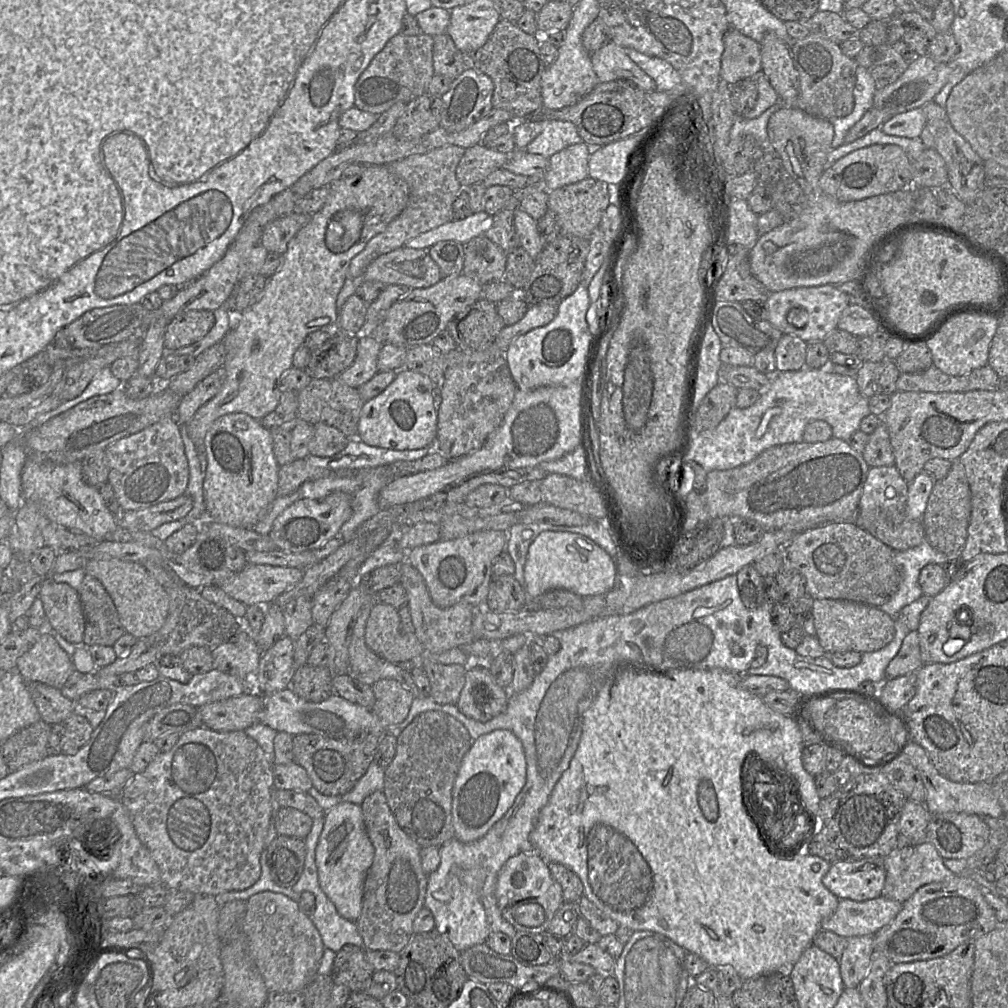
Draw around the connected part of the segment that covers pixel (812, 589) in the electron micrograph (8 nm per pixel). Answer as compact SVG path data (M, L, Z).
M854 522L827 523L797 533L783 548L785 558L805 580L806 595L813 599L846 600L879 608L895 595L901 583L894 551Z

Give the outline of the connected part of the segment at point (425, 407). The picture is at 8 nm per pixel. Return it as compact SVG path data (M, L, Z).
M402 368L396 372L396 376L392 383L390 383L380 394L376 397L365 401L362 407L360 418L358 422L358 431L357 436L358 438L369 446L380 447L385 449L392 449L392 450L414 450L424 448L427 445L432 445L434 443L435 437L437 434L437 411L434 407L433 401L433 383L429 377L406 368Z

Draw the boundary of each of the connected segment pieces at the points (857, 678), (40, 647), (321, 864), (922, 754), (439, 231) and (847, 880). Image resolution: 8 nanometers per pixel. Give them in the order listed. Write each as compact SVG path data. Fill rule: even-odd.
M731 574L678 596L648 604L630 614L597 617L589 622L552 634L557 636L561 645L560 650L548 656L546 666L534 677L529 688L510 696L506 710L487 722L478 722L466 717L456 705L439 705L430 696L415 697L404 721L389 731L399 734L417 715L427 711L438 711L459 721L473 741L495 730L511 731L522 743L526 759L526 784L503 817L476 841L463 843L453 838L439 847L440 863L437 870L427 877L424 900L424 908L427 908L433 915L434 930L447 935L458 952L485 943L493 933L504 933L510 938L517 933L514 927L504 920L497 905L498 873L511 857L524 852L534 852L529 841L530 833L535 827L541 809L547 804L555 784L568 769L577 750L581 737L583 713L592 705L603 686L622 667L632 666L653 671L722 669L737 674L775 676L784 679L789 684L790 690L798 694L826 689L858 691L857 688L864 682L882 685L887 680L886 668L899 652L904 638L911 632L901 621L894 621L895 635L890 643L878 651L863 653L859 664L852 668L838 668L832 664L829 655L811 658L801 656L794 649L786 647L781 640L781 632L771 620L773 605L773 603L766 603L764 594L764 603L758 608L746 608L739 595L736 574ZM758 646L767 648L767 658L762 666L752 668L750 664L755 658Z
M48 633L16 662L16 671L27 683L43 683L61 689L75 671L72 658Z
M342 802L324 815L324 825L315 851L319 885L337 912L351 922L361 914L364 881L374 858L360 805Z
M909 735L901 749L900 757L903 756L915 767L922 779L925 788L924 806L930 814L965 813L1001 820L1002 809L992 790L991 783L956 783L944 778L935 769L926 751L911 741Z
M484 211L473 213L461 220L451 220L439 227L424 232L405 242L407 248L428 250L441 241L456 241L461 244L483 235L493 224L493 216Z
M865 858L831 864L822 882L839 900L867 901L881 896L885 880L885 859Z

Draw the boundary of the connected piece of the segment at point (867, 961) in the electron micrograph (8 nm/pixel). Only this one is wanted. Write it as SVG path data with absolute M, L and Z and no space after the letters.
M873 935L847 939L847 946L839 961L840 973L845 988L858 988L871 966Z

